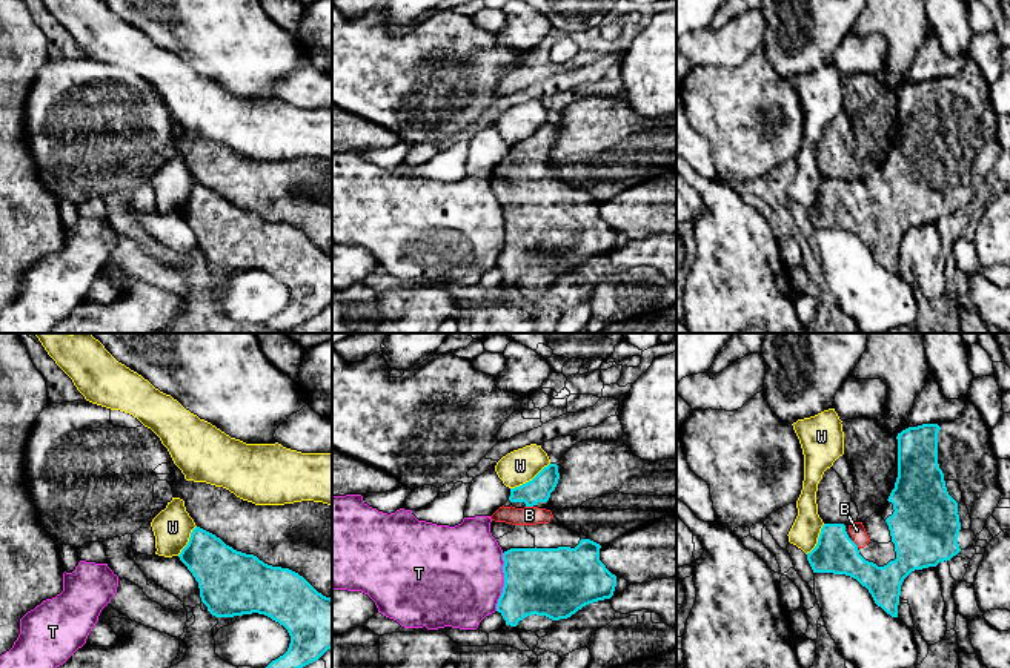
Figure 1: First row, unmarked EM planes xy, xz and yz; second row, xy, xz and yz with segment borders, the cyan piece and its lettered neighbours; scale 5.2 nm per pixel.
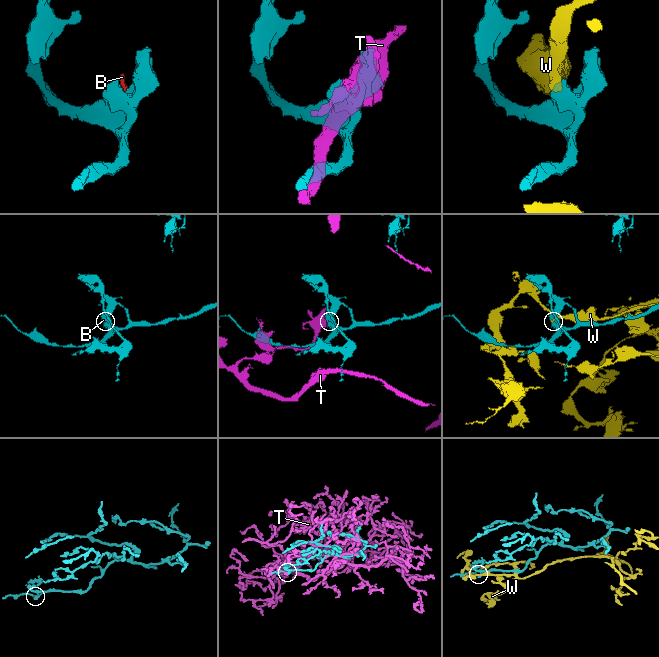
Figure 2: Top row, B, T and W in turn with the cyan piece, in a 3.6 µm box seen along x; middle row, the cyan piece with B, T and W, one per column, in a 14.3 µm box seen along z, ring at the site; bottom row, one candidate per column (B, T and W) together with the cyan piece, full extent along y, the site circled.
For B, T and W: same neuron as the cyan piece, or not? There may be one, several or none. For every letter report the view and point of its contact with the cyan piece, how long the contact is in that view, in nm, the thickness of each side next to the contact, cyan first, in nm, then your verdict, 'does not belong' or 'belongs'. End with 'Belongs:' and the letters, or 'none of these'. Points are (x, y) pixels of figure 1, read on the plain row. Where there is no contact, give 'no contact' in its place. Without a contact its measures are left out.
B: xz (529, 162) | 40 nm | 130/100 nm | belongs
T: xz (504, 238) | 300 nm | 360/480 nm | does not belong
W: xz (529, 137) | 240 nm | 130/180 nm | does not belong
Belongs: B

